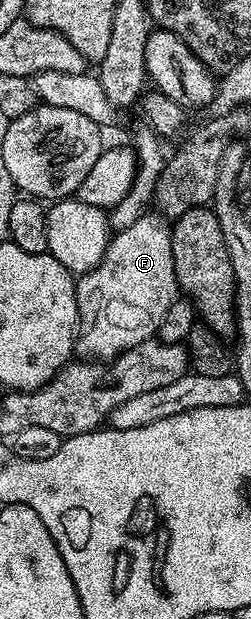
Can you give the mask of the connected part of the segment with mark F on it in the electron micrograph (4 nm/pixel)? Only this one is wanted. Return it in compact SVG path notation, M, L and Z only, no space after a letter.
M148 212L131 228L114 233L105 255L95 268L76 279L77 337L75 350L89 360L112 360L125 350L150 341L156 335L167 308L177 301L179 287L175 276L175 260L171 256L171 226L160 213Z

